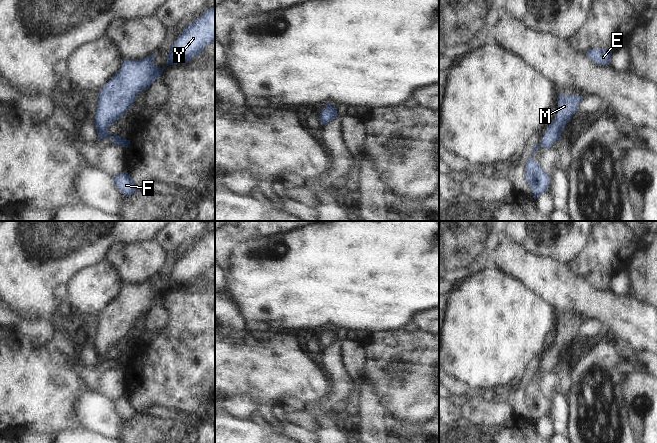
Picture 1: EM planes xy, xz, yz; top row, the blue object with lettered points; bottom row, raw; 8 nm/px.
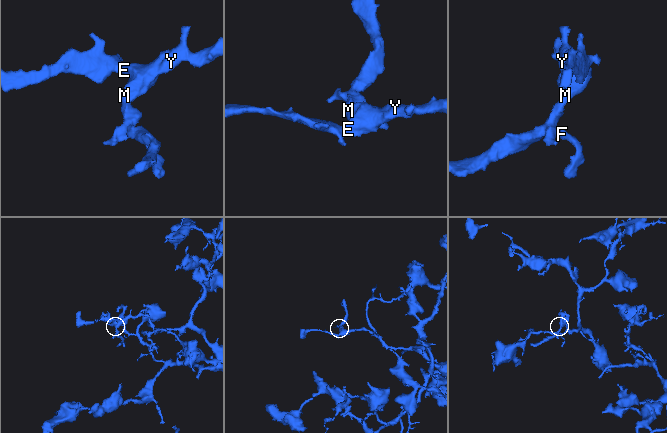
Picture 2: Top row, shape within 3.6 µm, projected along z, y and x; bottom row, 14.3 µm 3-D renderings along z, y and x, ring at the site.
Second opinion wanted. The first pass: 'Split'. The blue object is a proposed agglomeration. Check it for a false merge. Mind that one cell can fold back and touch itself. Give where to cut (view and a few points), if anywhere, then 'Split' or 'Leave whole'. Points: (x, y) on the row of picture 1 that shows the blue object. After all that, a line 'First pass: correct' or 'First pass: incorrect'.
No split. Leave whole.
First pass: incorrect

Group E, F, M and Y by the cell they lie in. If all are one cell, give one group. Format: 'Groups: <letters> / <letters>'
Groups: E F M Y.

